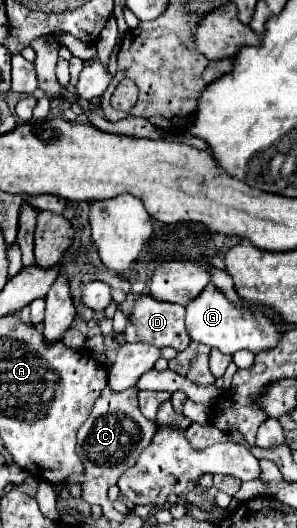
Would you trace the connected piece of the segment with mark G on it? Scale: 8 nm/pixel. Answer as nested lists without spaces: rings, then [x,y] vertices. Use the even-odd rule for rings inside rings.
[[[209,284],[207,290],[201,292],[197,298],[193,298],[185,308],[187,308],[185,326],[189,338],[193,342],[201,342],[211,348],[219,348],[223,354],[235,354],[237,350],[243,348],[259,352],[275,346],[277,338],[281,336],[275,322],[261,309],[249,305],[244,305],[241,310],[235,308],[213,284]]]

